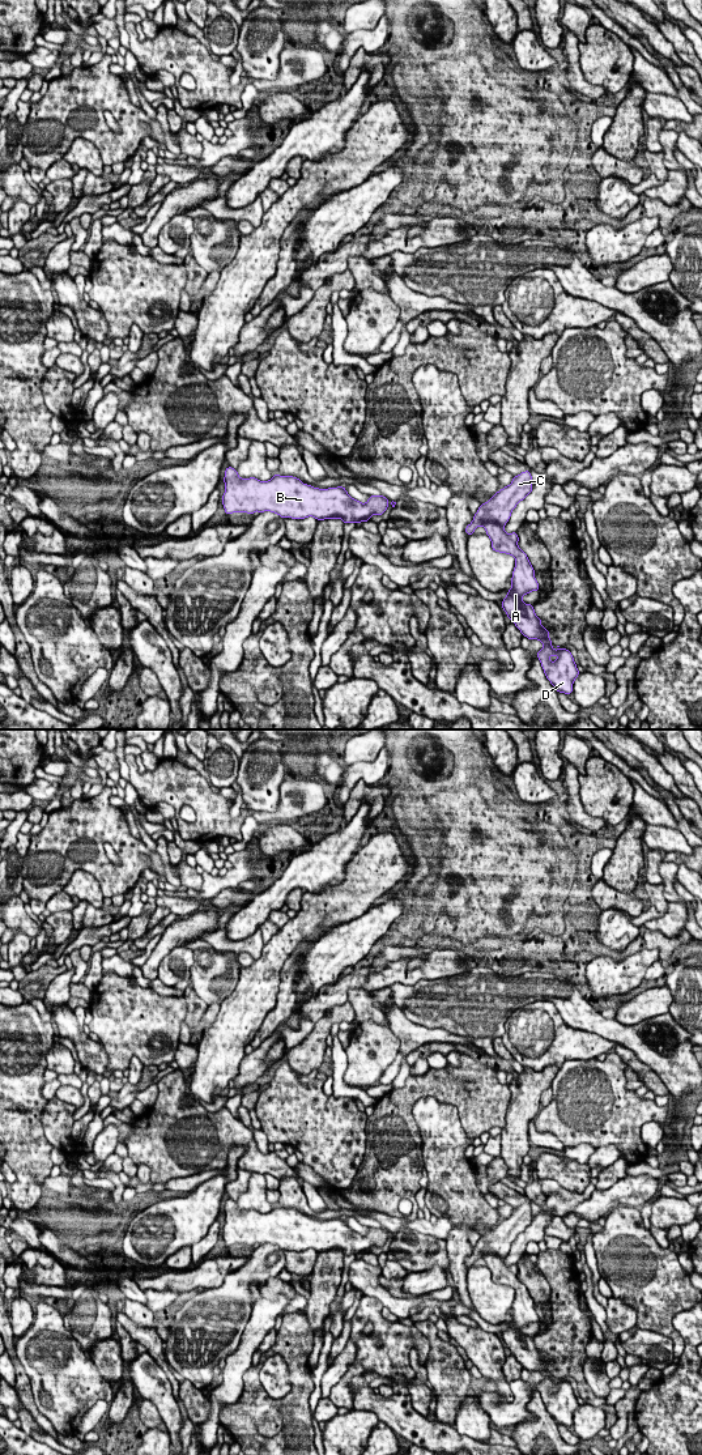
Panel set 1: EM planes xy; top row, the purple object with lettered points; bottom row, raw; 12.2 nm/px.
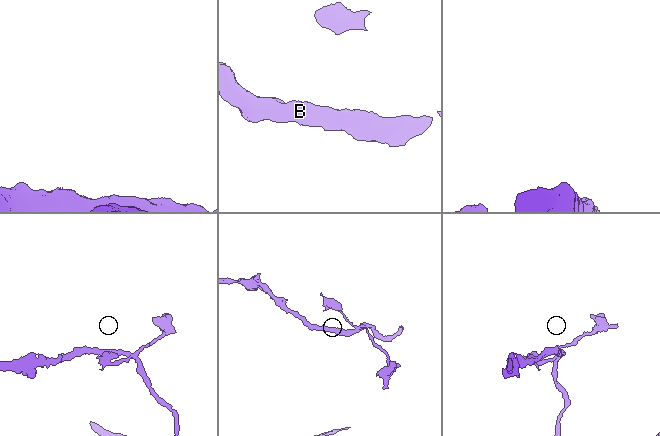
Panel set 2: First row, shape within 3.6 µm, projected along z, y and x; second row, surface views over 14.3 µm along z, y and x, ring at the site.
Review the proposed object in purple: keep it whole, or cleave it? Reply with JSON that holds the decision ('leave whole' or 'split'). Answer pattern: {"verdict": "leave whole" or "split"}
{"verdict": "split"}

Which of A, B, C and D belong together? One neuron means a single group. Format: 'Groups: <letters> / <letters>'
Groups: A B D / C

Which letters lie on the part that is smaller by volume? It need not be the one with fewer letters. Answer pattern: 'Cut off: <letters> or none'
Cut off: C

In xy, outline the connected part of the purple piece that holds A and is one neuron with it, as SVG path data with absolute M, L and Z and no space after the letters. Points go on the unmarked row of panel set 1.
M493 1250L485 1251L481 1258L490 1269L494 1284L515 1289L511 1322L506 1323L507 1328L502 1333L502 1341L523 1369L537 1371L544 1377L544 1380L537 1383L537 1391L546 1411L557 1424L567 1428L571 1426L574 1412L579 1407L571 1383L560 1378L554 1382L549 1370L549 1362L541 1358L541 1350L536 1348L533 1337L522 1333L524 1327L540 1322L540 1318L527 1286L518 1279L518 1265L506 1265L505 1258L498 1256Z

